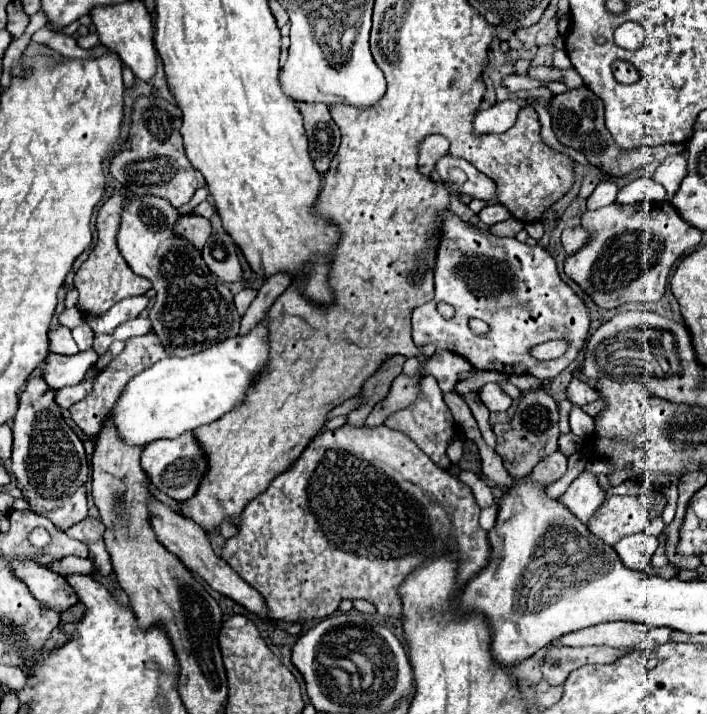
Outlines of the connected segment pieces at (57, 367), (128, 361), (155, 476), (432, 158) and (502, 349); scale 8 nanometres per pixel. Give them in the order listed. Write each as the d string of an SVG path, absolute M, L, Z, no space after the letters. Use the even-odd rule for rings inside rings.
M93 348L79 352L75 356L49 354L43 370L43 380L51 384L53 390L59 390L63 386L75 386L85 378L85 372L97 362L97 358L99 356Z
M151 334L145 336L145 344L143 344L143 346L133 346L133 350L125 350L125 352L117 354L117 356L109 362L109 366L105 366L105 368L99 372L99 376L97 376L95 382L93 382L93 390L87 394L87 398L83 398L81 402L77 402L77 404L73 404L73 406L69 408L73 422L75 422L87 436L97 436L99 430L101 430L101 422L103 422L105 414L111 410L111 406L115 406L115 400L119 398L119 392L123 392L127 380L129 380L131 376L135 376L135 372L141 372L141 370L149 368L151 364L155 364L157 360L167 358L167 356L169 356L167 350L163 348L161 340L159 340L155 334L153 334L153 336L151 336Z
M187 432L175 440L155 440L155 444L147 444L141 454L141 468L157 490L161 490L175 502L183 502L197 492L199 482L207 472L207 460L195 436Z
M441 134L427 136L419 146L419 172L431 174L437 160L449 152L449 140Z
M453 212L443 216L445 230L437 252L435 264L435 300L413 310L413 340L417 346L435 346L445 348L453 354L467 358L477 370L497 370L505 374L531 374L535 378L551 380L563 372L581 352L587 334L589 334L589 310L583 300L561 280L555 260L541 246L527 246L515 238L497 238L487 230L475 228L469 222L463 222ZM437 302L447 302L455 308L451 320L445 320L437 312ZM469 318L479 318L489 324L485 336L473 334L469 328ZM549 340L565 340L569 344L567 352L555 360L537 360L531 358L529 350L535 344Z

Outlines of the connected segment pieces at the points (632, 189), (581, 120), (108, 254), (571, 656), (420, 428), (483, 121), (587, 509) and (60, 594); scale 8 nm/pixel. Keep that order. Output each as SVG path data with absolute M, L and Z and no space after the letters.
M639 176L625 184L617 194L617 204L635 204L643 201L659 203L667 200L667 192L649 176Z
M587 86L579 88L579 90L569 90L565 94L559 94L559 96L553 96L551 100L551 108L549 108L551 116L553 116L553 132L557 136L557 140L567 146L567 148L573 148L581 154L585 154L585 158L613 174L613 176L623 176L623 174L629 174L649 162L663 162L667 156L671 154L683 154L685 146L683 144L659 144L659 146L639 146L635 150L627 150L623 152L615 140L611 138L609 130L605 128L605 120L603 120L603 102L593 94L589 92Z
M117 192L101 206L101 210L97 214L97 244L91 250L89 258L75 272L75 288L79 290L77 310L81 310L83 314L91 314L91 316L105 314L107 308L111 308L119 300L145 294L151 288L151 282L147 278L143 278L139 274L135 276L135 272L131 272L129 264L123 260L123 256L117 248L115 236L117 236L117 228L119 228L119 212L123 208L125 198L127 198L127 192Z
M587 646L587 648L551 648L545 656L543 676L549 684L563 684L573 670L587 664L609 664L611 660L623 656L631 650L617 650L607 646Z
M425 376L425 378L421 380L419 398L417 398L409 408L391 414L391 416L385 420L385 426L407 434L439 468L447 468L447 466L451 464L449 458L447 458L447 454L445 454L445 450L447 450L449 438L455 434L455 422L453 422L453 416L451 416L447 404L443 402L443 392L439 390L437 380L435 380L433 376Z
M505 100L503 104L493 104L491 108L479 112L473 122L473 130L477 134L501 134L507 132L517 118L521 104L515 100Z
M583 470L559 498L581 522L589 522L589 516L603 504L605 490L601 490L595 474Z
M11 560L11 570L15 578L27 584L29 592L35 596L41 608L55 608L55 612L61 614L79 602L79 596L67 584L67 580L45 566L39 566L31 560Z

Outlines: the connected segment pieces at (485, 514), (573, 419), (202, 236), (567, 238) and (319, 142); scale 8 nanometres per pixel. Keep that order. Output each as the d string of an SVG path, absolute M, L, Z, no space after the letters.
M493 504L493 506L485 508L485 510L481 510L479 522L481 522L481 526L483 526L485 530L491 530L493 524L495 524L495 520L497 520L497 504Z
M573 406L571 414L569 414L569 424L571 424L571 432L575 436L581 436L581 438L587 438L593 434L595 430L595 422L589 414L585 414L579 406Z
M191 213L182 216L176 222L173 232L176 236L187 239L201 252L211 234L211 224L207 218Z
M575 226L575 230L573 228L563 230L561 242L563 242L563 248L565 248L565 256L571 256L573 252L579 252L583 248L583 244L587 242L587 238L589 238L589 234L581 226Z
M299 104L315 168L325 174L339 150L339 128L325 104Z

